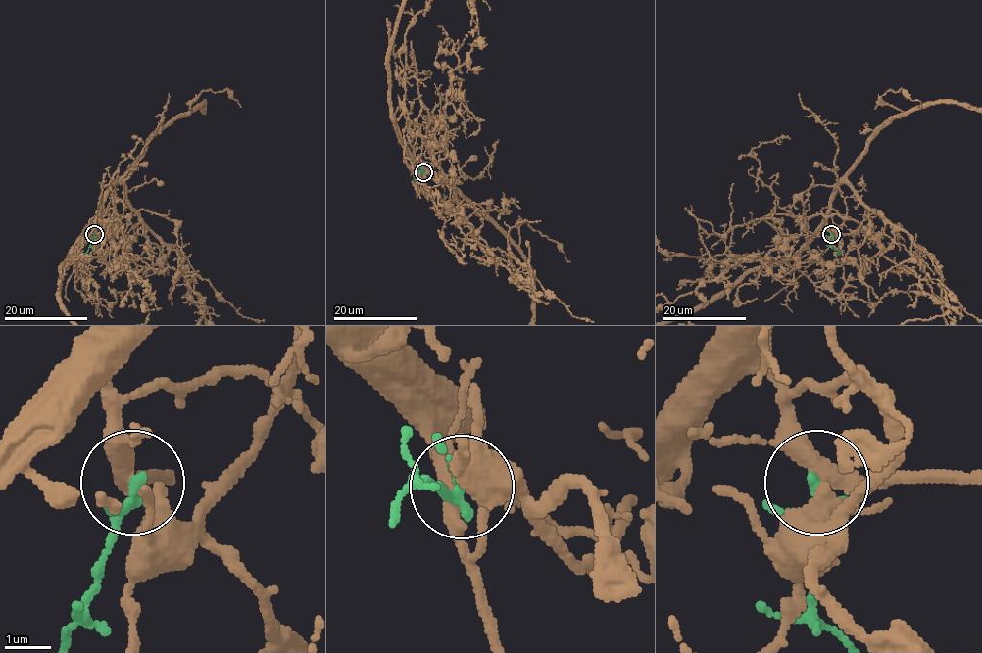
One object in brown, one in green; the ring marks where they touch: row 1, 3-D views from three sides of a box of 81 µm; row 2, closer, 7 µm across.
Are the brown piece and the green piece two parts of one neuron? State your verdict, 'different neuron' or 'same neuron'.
same neuron

